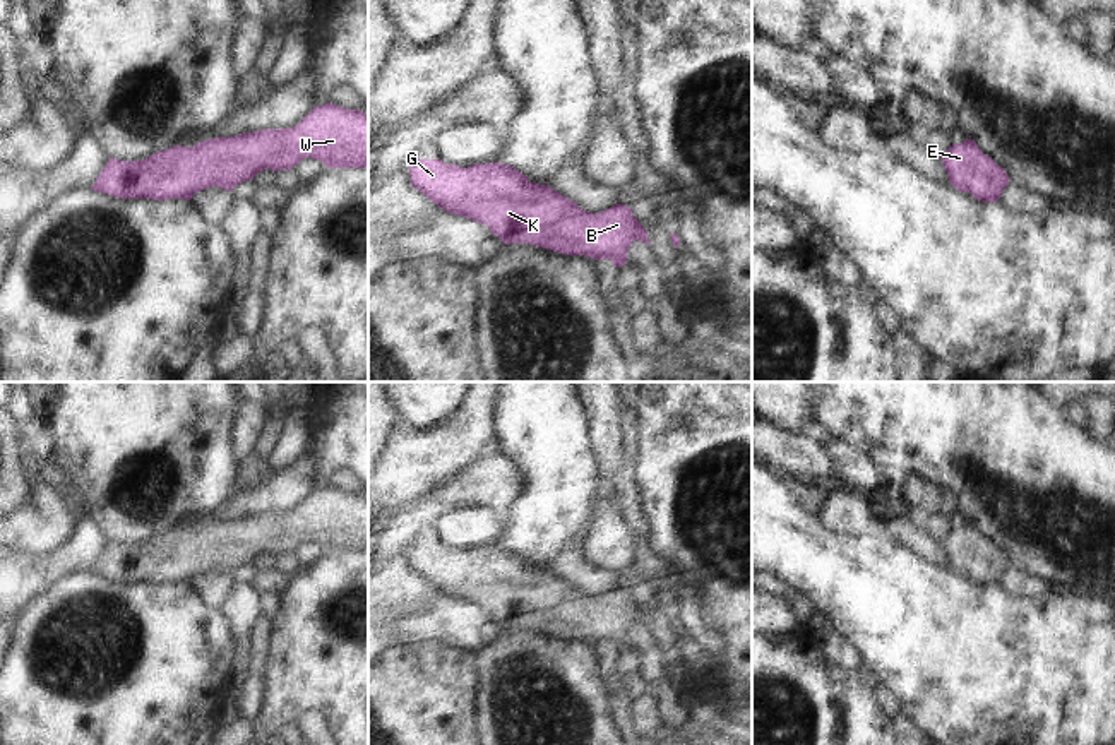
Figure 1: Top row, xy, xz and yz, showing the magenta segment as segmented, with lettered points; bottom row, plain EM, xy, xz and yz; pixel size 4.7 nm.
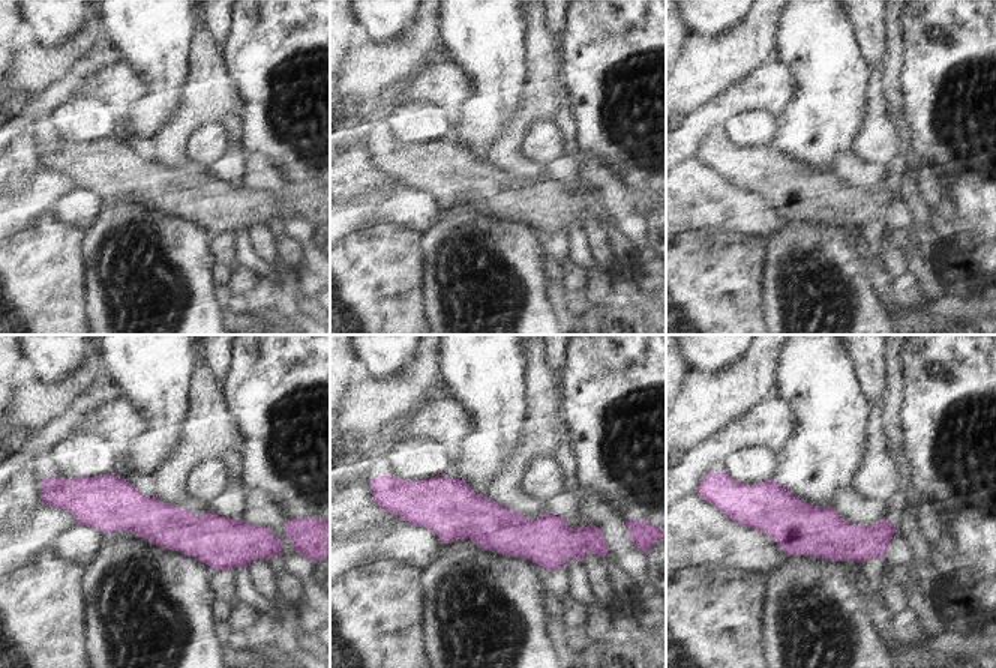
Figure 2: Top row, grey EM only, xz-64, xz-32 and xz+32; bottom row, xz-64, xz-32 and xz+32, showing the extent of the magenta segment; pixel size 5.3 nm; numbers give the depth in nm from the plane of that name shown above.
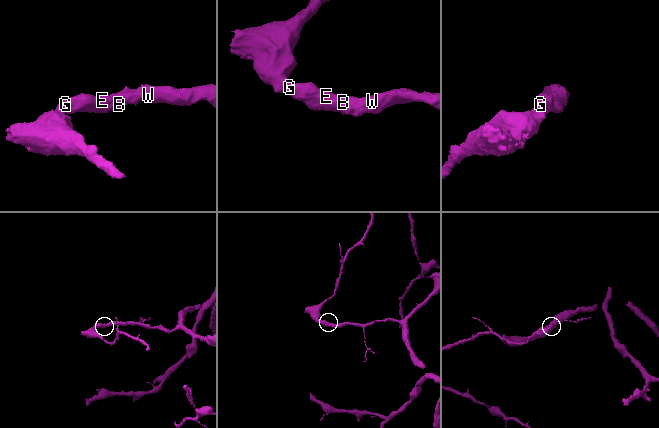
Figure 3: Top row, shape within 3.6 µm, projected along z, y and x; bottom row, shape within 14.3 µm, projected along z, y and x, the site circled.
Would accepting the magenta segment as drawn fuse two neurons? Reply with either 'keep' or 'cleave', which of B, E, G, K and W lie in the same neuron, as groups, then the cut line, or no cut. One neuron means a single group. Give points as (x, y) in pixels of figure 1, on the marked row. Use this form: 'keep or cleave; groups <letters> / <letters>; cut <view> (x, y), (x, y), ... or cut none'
keep; groups B E G K W; cut none

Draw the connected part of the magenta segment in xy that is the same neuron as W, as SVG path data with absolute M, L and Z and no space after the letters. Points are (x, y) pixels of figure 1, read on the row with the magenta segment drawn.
M332 103L315 106L291 128L267 128L235 137L216 137L194 147L173 146L140 161L110 158L91 190L118 199L187 199L209 187L233 190L264 170L295 168L301 159L313 158L325 168L368 168L368 115Z

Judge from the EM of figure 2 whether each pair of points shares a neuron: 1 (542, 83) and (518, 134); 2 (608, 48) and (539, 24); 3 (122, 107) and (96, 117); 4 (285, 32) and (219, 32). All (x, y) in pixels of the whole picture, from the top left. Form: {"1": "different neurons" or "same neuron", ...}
{"1": "same neuron", "2": "different neurons", "3": "different neurons", "4": "different neurons"}

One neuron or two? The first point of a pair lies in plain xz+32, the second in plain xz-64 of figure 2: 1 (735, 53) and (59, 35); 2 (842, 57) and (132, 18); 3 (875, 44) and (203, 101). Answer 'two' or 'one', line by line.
1: two
2: one
3: one

